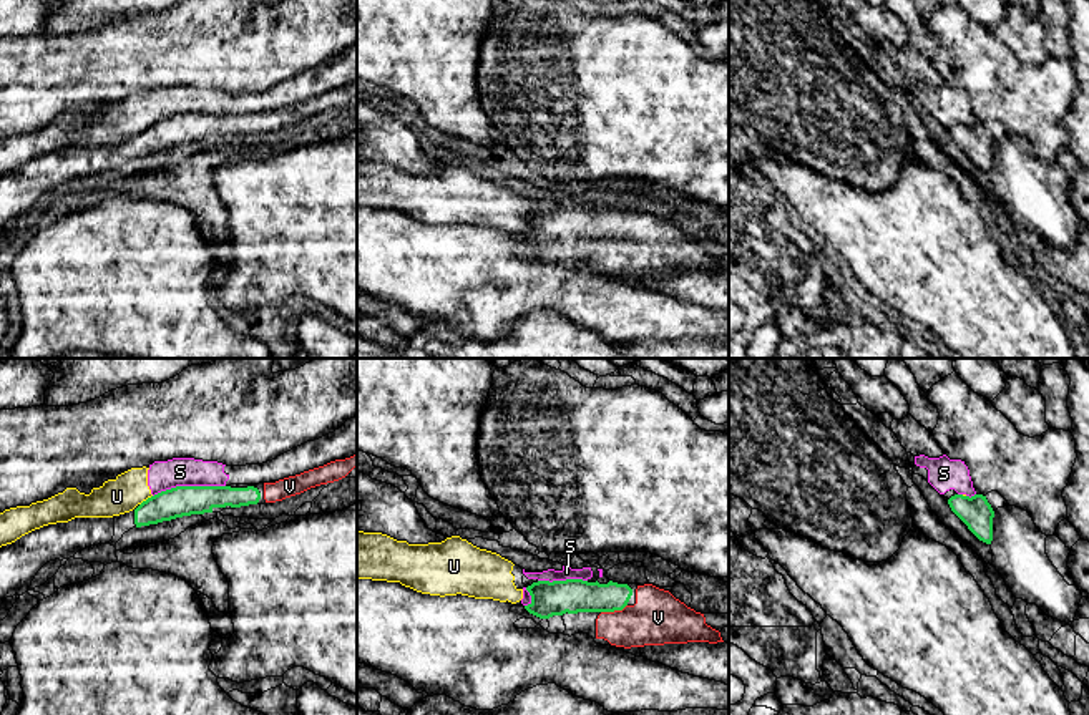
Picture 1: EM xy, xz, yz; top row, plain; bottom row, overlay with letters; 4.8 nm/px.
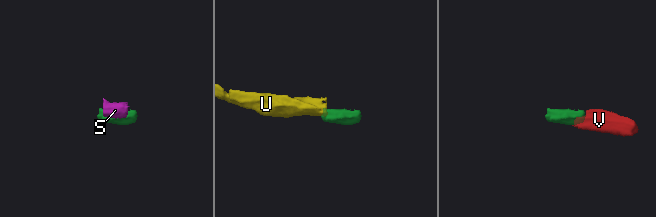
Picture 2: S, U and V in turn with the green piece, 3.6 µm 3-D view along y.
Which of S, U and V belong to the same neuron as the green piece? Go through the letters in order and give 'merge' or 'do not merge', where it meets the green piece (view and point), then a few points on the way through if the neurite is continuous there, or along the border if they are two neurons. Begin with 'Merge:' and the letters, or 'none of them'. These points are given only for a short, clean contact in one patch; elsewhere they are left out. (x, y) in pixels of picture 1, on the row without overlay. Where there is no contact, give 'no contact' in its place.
Merge: V
S: do not merge; meets green in xy at (188, 115); border along xy (224, 113), (176, 113), (153, 125)
U: do not merge; meets green in xy at (146, 128); border along xy (151, 123), (140, 133)
V: merge; meets green in xz at (613, 239); runs through xz (571, 224), (600, 226), (613, 239), (620, 246), (658, 246)

